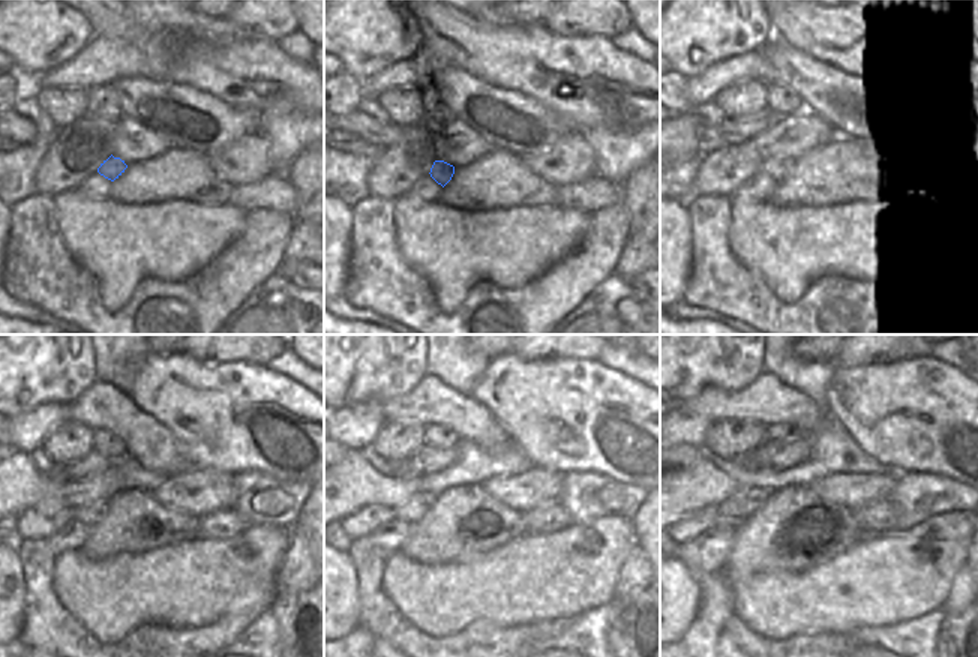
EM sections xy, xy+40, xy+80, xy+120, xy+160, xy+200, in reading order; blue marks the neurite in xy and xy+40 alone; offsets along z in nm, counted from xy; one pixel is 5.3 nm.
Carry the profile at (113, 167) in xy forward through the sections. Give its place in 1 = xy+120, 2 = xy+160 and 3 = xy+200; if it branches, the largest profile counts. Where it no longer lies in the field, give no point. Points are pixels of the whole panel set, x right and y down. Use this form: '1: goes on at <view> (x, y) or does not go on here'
1: goes on at xy+120 (89, 515)
2: goes on at xy+160 (416, 506)
3: goes on at xy+200 (738, 507)

